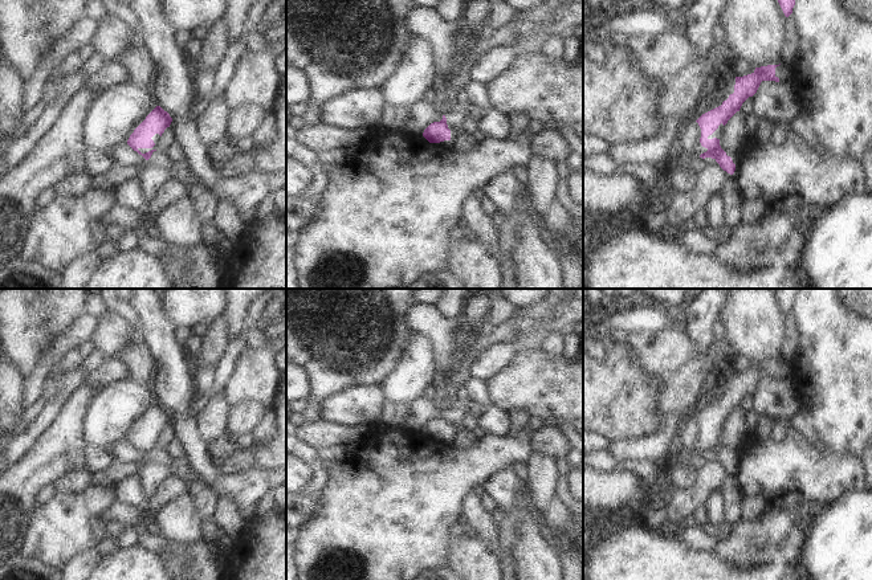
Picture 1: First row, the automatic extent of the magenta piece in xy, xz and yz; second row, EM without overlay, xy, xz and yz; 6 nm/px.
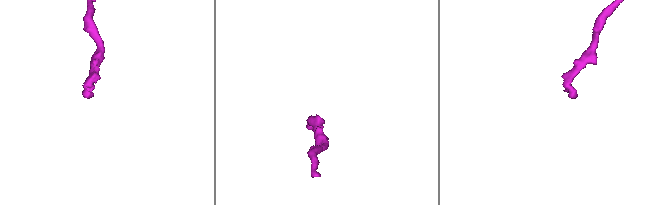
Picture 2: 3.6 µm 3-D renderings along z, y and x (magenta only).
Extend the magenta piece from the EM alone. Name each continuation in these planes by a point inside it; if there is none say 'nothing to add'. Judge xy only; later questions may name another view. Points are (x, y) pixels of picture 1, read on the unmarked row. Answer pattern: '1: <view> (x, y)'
nothing to add.

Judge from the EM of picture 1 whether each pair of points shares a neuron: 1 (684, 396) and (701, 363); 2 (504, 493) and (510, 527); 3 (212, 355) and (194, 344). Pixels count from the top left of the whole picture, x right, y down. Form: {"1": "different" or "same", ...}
{"1": "same", "2": "same", "3": "different"}

